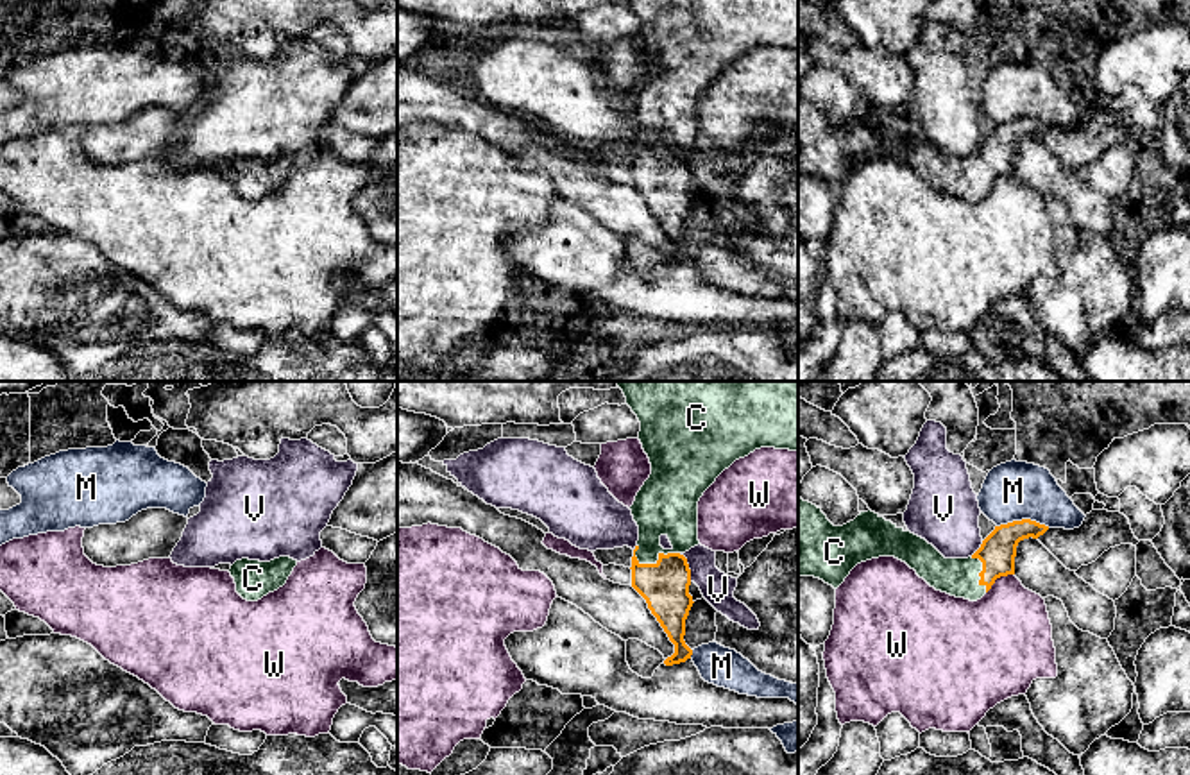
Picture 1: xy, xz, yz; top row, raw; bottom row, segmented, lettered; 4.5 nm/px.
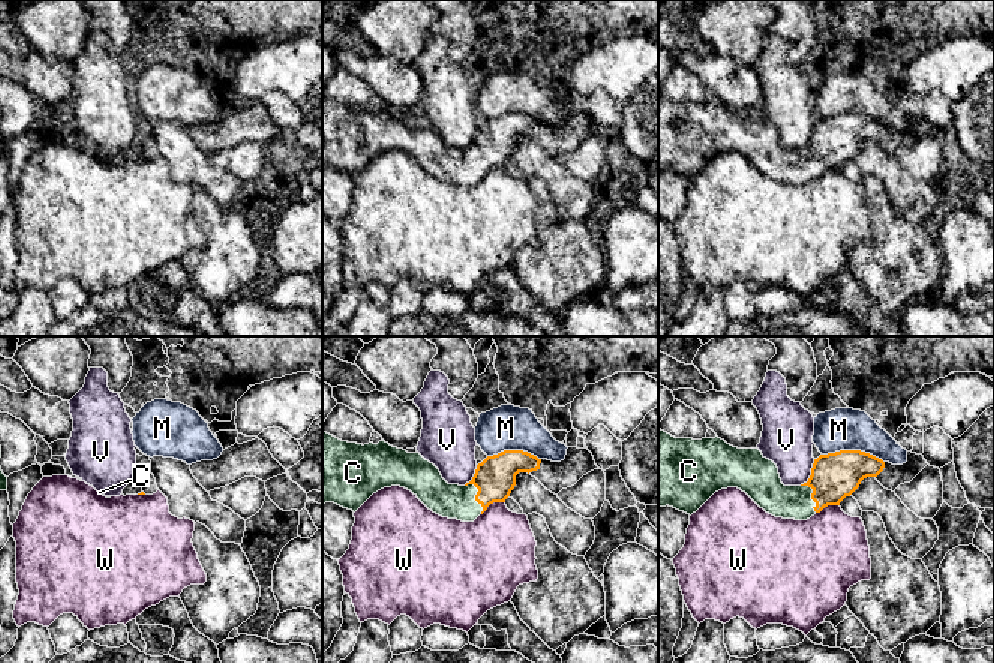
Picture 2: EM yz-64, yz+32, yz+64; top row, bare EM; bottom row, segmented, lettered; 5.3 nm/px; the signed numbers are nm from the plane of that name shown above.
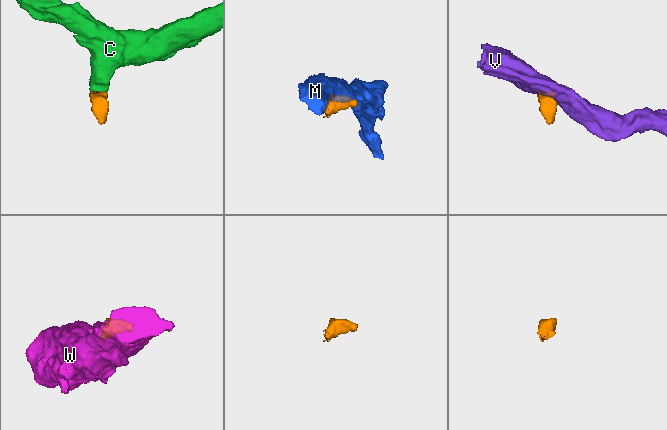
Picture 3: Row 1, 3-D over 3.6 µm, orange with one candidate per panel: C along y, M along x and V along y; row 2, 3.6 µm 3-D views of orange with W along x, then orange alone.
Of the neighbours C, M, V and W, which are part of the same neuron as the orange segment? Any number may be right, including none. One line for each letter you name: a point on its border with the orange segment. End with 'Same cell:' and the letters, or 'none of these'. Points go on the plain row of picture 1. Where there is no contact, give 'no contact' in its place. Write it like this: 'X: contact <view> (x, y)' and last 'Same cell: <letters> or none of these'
C: contact xz (659, 158)
Same cell: C

